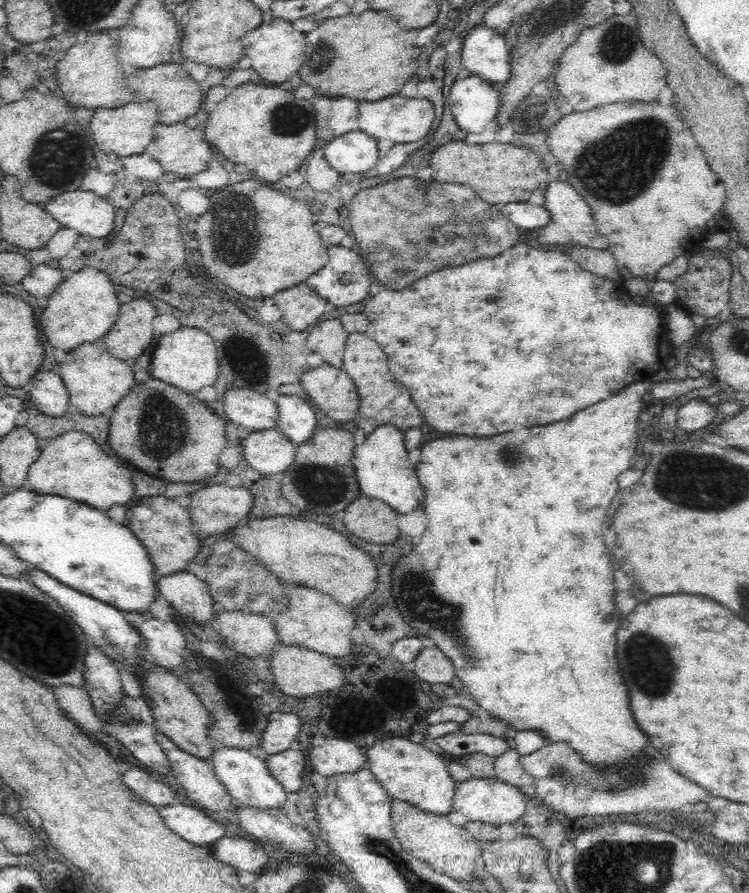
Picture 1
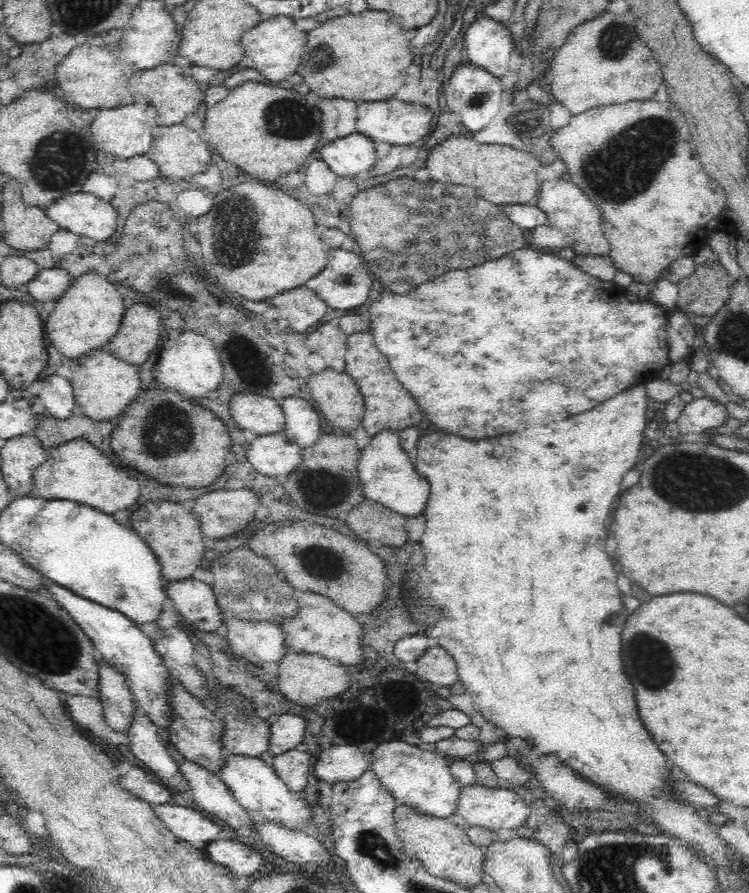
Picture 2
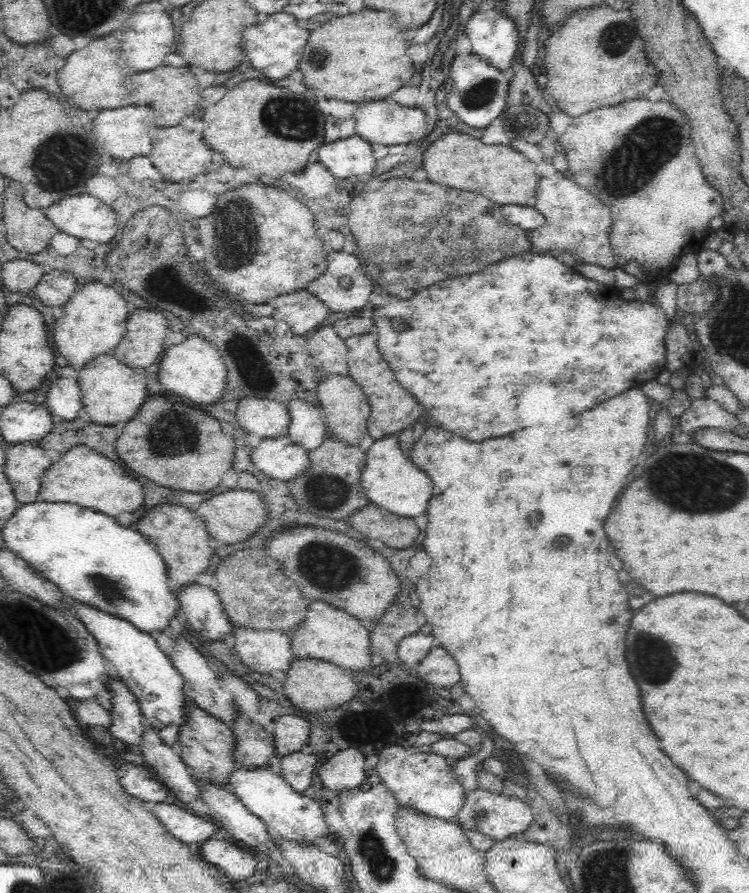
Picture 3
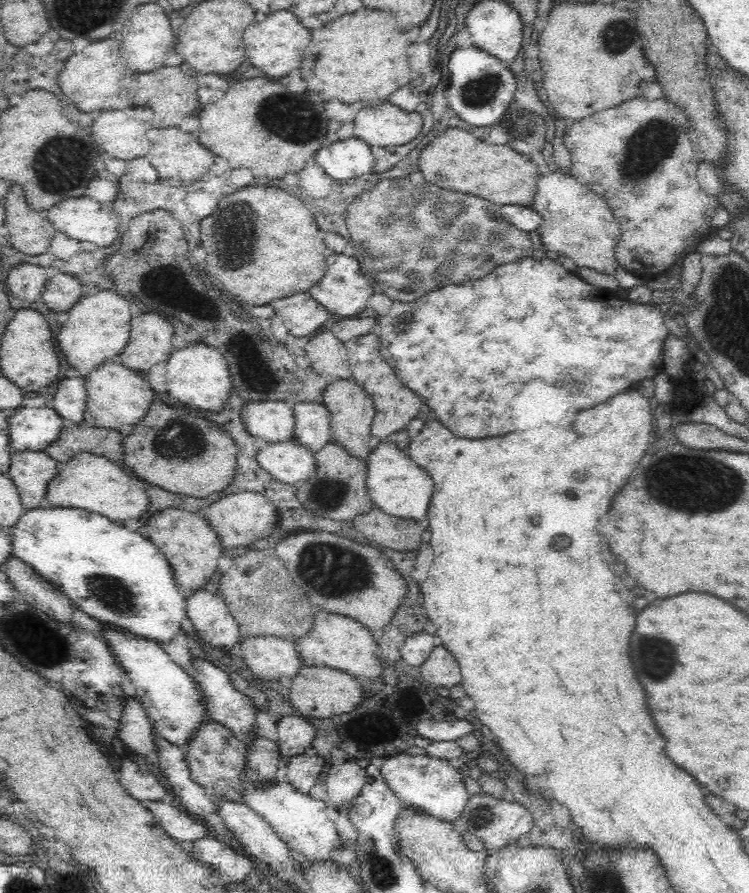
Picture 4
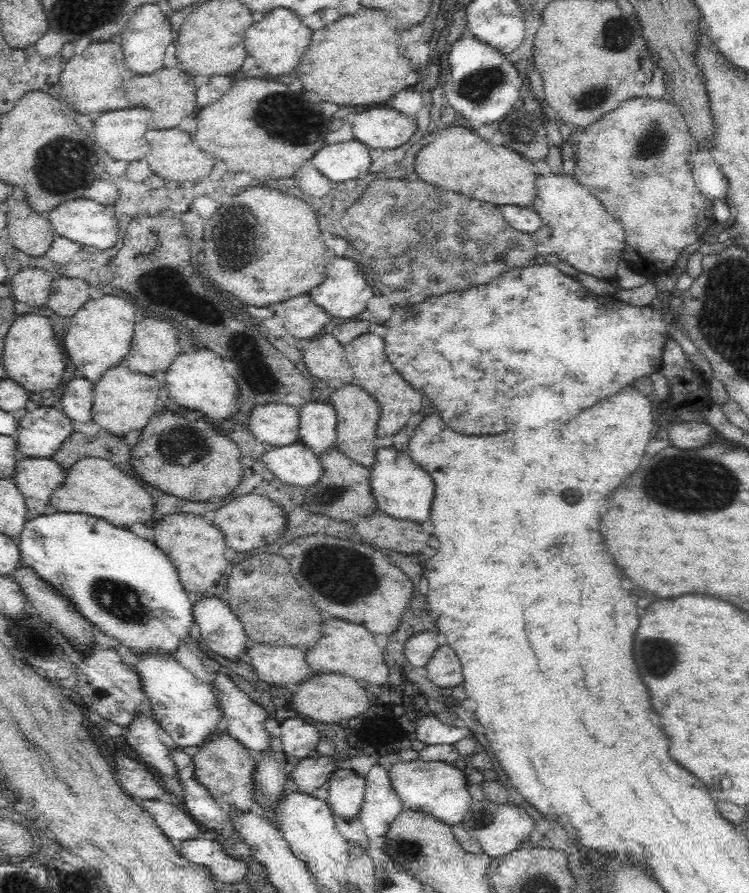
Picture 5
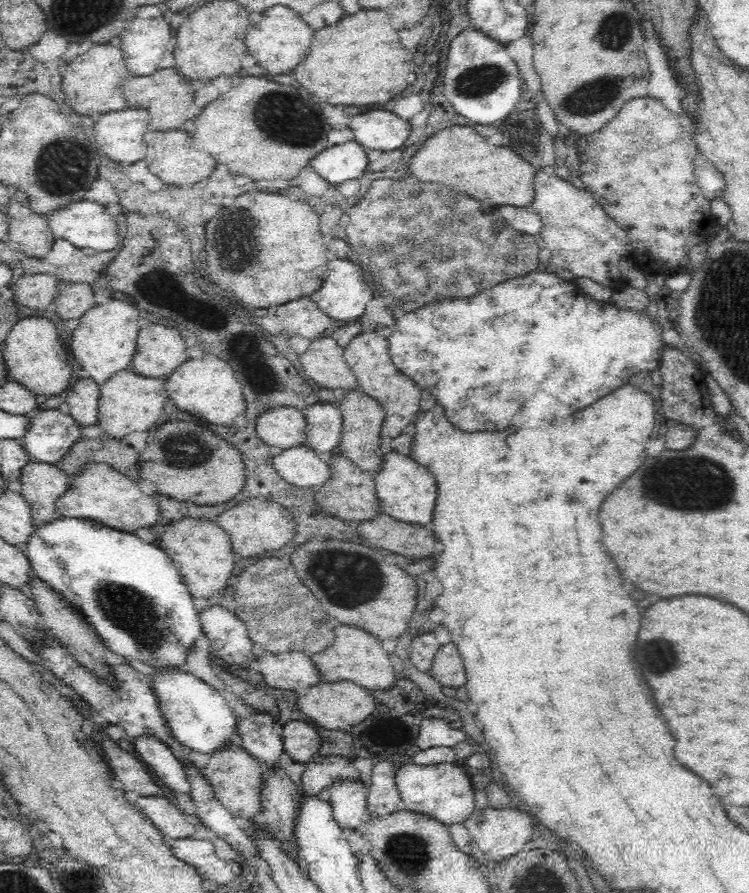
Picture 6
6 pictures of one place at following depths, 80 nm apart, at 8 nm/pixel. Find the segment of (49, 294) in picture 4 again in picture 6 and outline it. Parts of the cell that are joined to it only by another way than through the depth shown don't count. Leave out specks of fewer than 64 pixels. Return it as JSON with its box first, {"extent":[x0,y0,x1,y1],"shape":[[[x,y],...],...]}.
{"extent":[52,284,94,320],"shape":[[[61,284],[59,293],[53,298],[52,308],[62,320],[76,320],[94,305],[94,289],[88,284]]]}

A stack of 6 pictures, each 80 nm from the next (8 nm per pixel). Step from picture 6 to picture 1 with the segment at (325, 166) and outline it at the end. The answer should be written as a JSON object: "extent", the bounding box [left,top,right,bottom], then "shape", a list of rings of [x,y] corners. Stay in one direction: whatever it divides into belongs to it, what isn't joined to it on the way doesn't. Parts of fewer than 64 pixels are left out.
{"extent":[323,131,379,175],"shape":[[[356,131],[335,137],[323,146],[323,157],[341,175],[370,170],[379,159],[377,140]]]}

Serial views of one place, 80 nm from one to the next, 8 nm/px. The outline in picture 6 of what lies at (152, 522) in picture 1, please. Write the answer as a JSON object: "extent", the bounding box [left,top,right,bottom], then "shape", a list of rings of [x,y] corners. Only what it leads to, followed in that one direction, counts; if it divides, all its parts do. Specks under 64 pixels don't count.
{"extent":[158,517,236,599],"shape":[[[179,517],[166,525],[158,542],[162,546],[161,549],[176,563],[184,584],[194,599],[207,599],[222,594],[224,590],[231,591],[236,565],[233,557],[234,547],[227,532],[216,522]]]}

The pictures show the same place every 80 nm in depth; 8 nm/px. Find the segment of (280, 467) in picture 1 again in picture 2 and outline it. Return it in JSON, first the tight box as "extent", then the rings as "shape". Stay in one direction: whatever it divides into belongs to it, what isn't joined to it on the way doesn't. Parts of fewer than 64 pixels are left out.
{"extent":[247,430,304,478],"shape":[[[282,430],[274,434],[259,436],[248,444],[247,459],[258,473],[274,478],[274,476],[290,476],[292,472],[296,472],[304,460],[304,455],[302,448],[292,442]]]}

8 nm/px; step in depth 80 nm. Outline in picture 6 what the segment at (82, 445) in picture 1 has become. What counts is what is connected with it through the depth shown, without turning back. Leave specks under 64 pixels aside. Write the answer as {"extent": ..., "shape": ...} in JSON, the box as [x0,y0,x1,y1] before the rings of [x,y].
{"extent":[56,463,160,534],"shape":[[[90,463],[82,469],[78,476],[71,478],[70,490],[56,502],[56,509],[58,517],[94,520],[110,528],[130,534],[134,534],[133,532],[136,532],[139,528],[154,526],[158,522],[158,518],[160,518],[159,504],[153,497],[144,495],[140,492],[140,488],[138,488],[136,483],[104,463]]]}

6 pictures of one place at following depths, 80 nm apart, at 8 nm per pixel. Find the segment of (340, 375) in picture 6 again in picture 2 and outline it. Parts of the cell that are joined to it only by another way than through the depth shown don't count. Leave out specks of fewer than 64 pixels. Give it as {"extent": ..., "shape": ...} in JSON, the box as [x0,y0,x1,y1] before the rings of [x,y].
{"extent":[305,319,347,372],"shape":[[[330,319],[310,333],[305,343],[310,352],[322,356],[326,368],[345,372],[346,342],[347,336],[338,327],[337,319]]]}

